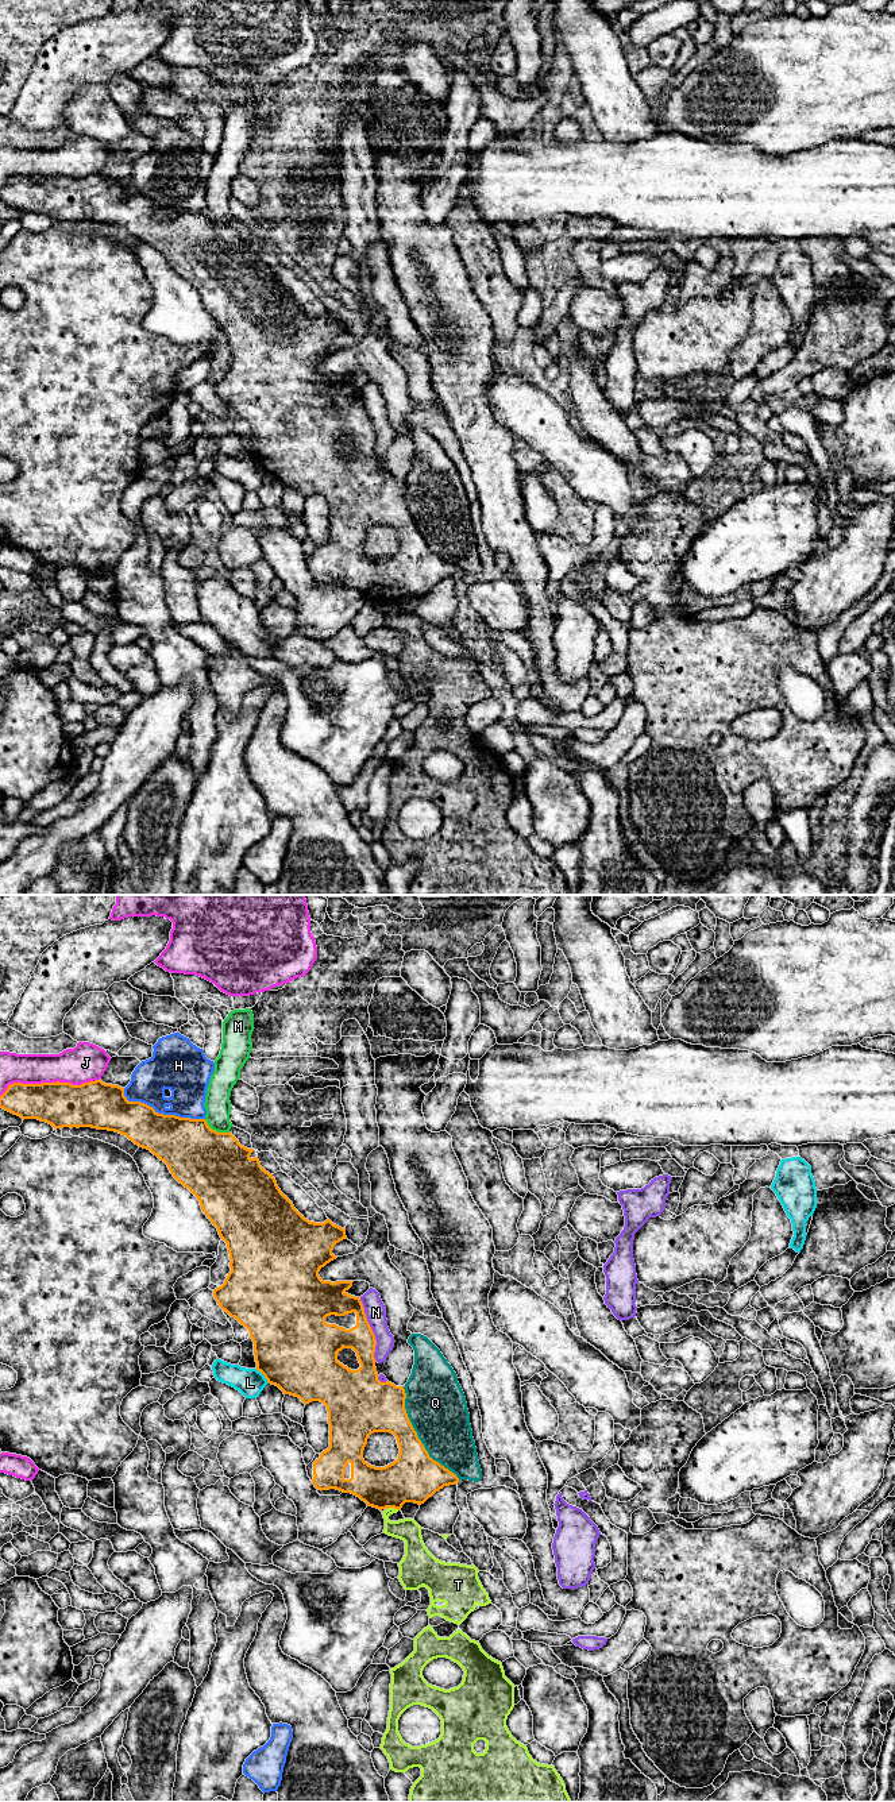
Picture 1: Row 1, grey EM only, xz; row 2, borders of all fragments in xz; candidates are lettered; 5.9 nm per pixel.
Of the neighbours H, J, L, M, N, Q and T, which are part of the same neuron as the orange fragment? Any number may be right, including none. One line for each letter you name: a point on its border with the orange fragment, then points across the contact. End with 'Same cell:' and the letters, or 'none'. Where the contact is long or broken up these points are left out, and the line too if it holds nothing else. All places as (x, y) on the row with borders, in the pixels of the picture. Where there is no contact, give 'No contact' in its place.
Same cell: none

